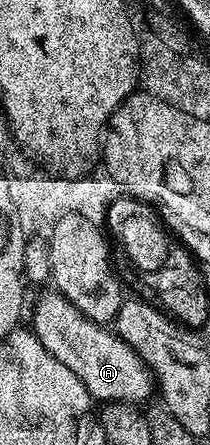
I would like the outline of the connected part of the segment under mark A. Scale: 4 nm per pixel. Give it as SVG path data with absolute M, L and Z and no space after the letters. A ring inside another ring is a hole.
M49 291L34 305L34 325L32 324L32 331L40 339L40 343L44 343L44 347L49 351L53 357L60 359L60 363L64 363L64 367L68 367L68 371L72 371L76 375L76 379L80 379L80 383L84 383L84 387L90 392L91 398L98 403L109 403L111 401L124 401L127 405L138 405L146 401L150 396L155 396L156 382L154 374L150 372L149 367L144 363L144 359L140 359L140 355L136 355L136 351L128 343L124 343L124 339L120 339L118 334L111 331L105 324L93 321L84 316L78 308L70 301L66 300L61 293L57 291Z

